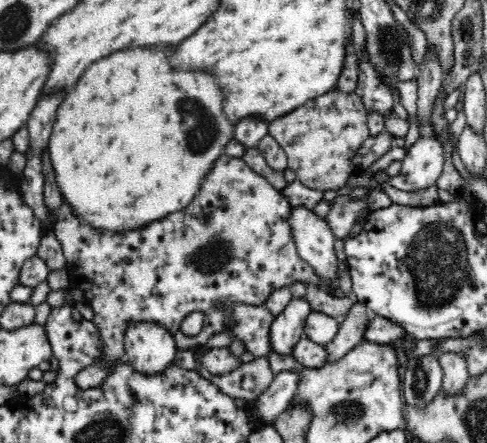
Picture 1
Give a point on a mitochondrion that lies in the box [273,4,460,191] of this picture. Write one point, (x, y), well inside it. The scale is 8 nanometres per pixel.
(391, 45)

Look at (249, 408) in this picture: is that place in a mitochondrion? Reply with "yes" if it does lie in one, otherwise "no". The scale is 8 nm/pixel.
no

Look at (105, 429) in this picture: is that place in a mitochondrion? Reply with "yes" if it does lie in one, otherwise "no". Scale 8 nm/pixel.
yes

